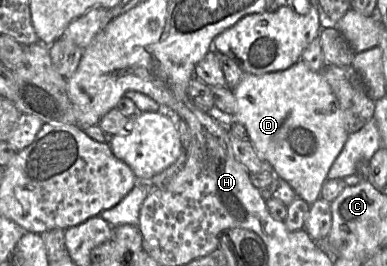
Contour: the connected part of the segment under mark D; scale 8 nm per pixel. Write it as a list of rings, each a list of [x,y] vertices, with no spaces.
[[[299,59],[284,70],[263,74],[243,72],[232,91],[235,96],[235,111],[232,114],[235,121],[245,126],[249,140],[259,155],[272,165],[275,176],[288,182],[297,197],[310,205],[321,198],[328,172],[349,135],[339,101],[323,74],[313,71]]]

